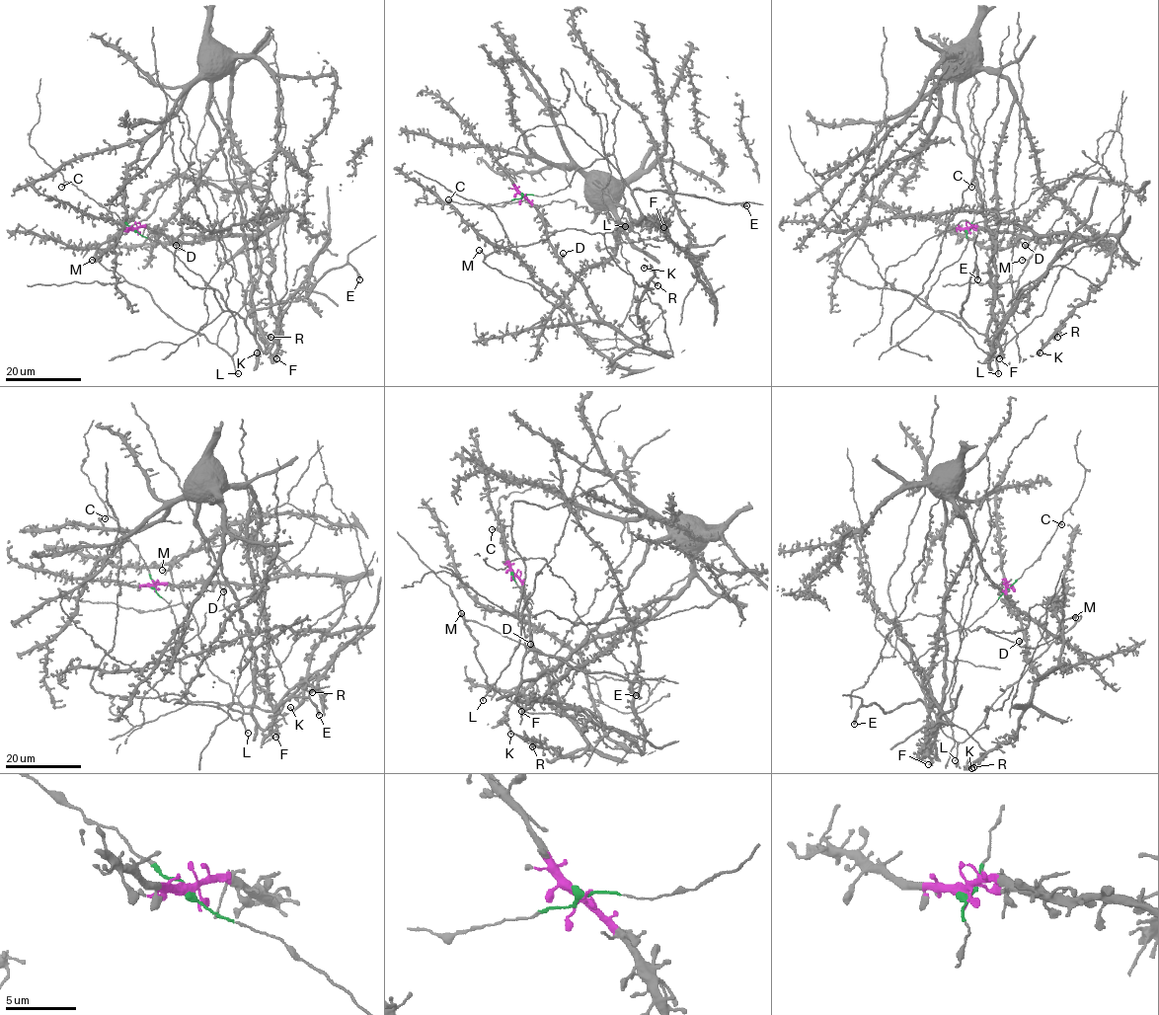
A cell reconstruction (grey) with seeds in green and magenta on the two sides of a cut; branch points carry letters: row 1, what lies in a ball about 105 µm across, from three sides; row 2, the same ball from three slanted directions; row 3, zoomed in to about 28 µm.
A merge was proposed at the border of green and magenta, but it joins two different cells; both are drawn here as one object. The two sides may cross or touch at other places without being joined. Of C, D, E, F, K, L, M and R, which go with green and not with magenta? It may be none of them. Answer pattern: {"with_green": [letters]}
{"with_green": ["C", "E", "F", "L", "M"]}

